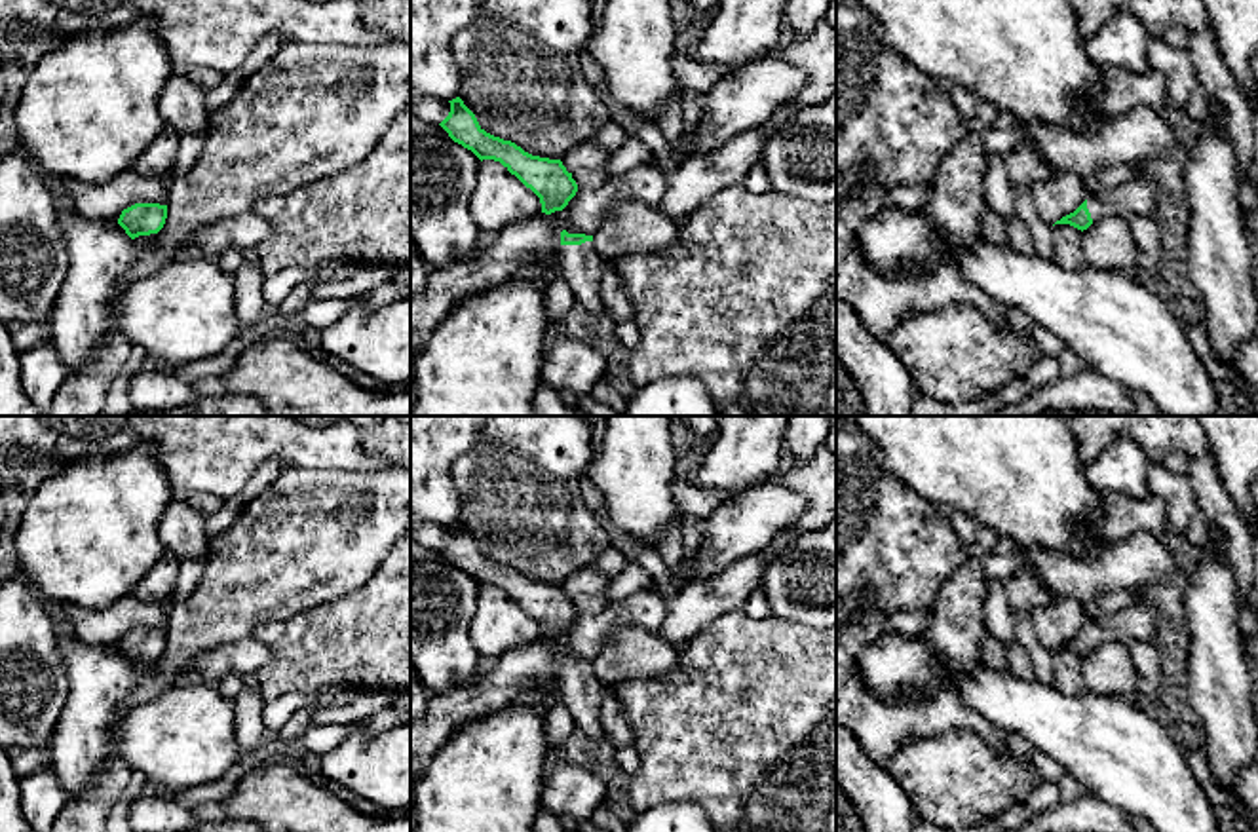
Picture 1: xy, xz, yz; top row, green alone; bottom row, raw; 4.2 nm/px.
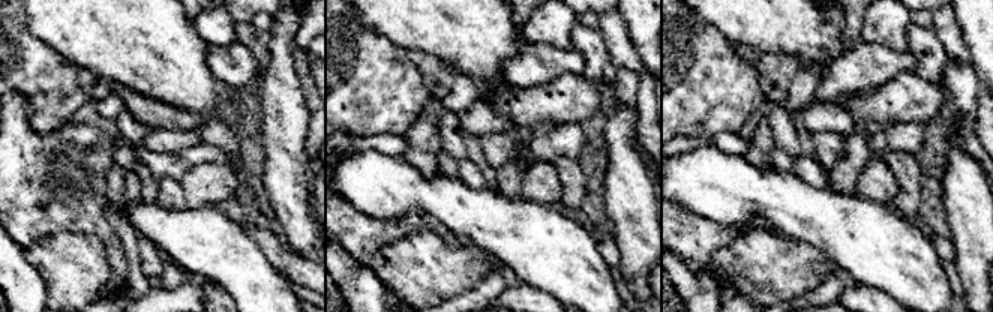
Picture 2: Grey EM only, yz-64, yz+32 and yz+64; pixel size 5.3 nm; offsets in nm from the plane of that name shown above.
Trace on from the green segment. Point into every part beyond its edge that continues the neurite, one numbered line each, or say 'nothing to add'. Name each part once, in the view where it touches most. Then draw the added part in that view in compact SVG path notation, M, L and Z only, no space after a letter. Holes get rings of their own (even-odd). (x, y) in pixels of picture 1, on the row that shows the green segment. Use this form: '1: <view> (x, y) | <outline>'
1: xz (582, 266) | M593 241L559 247L559 274L568 281L576 300L593 313L602 313L600 277L606 262Z

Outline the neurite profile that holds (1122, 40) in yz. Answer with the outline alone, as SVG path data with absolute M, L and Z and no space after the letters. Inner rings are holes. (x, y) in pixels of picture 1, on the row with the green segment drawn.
M1117 13L1083 40L1087 55L1100 66L1117 66L1127 72L1146 72L1150 32L1131 13Z

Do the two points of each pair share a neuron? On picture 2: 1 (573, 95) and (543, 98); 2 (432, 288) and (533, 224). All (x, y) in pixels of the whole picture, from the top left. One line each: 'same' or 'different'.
1: same
2: different

